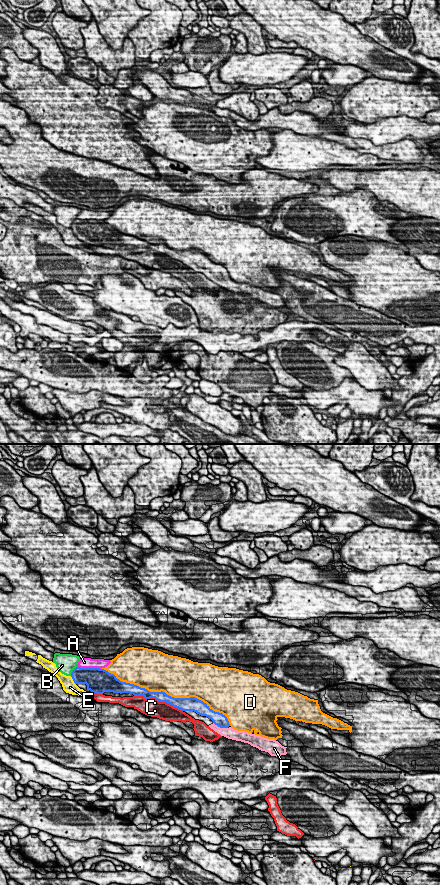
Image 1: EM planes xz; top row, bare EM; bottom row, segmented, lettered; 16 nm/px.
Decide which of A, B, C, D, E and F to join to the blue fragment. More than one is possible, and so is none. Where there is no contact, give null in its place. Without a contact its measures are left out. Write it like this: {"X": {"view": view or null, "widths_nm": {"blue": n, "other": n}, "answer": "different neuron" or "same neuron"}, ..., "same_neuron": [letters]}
{"A": {"view": "xz", "widths_nm": {"blue": 380, "other": 160}, "answer": "different neuron"}, "B": {"view": "xz", "widths_nm": {"blue": 260, "other": 320}, "answer": "different neuron"}, "C": {"view": "xz", "widths_nm": {"blue": 160, "other": 280}, "answer": "different neuron"}, "D": {"view": "xz", "widths_nm": {"blue": 190, "other": 480}, "answer": "different neuron"}, "E": {"view": "xz", "widths_nm": {"blue": 280, "other": 200}, "answer": "different neuron"}, "F": {"view": "xz", "widths_nm": {"blue": 200, "other": 190}, "answer": "same neuron"}, "same_neuron": ["F"]}

